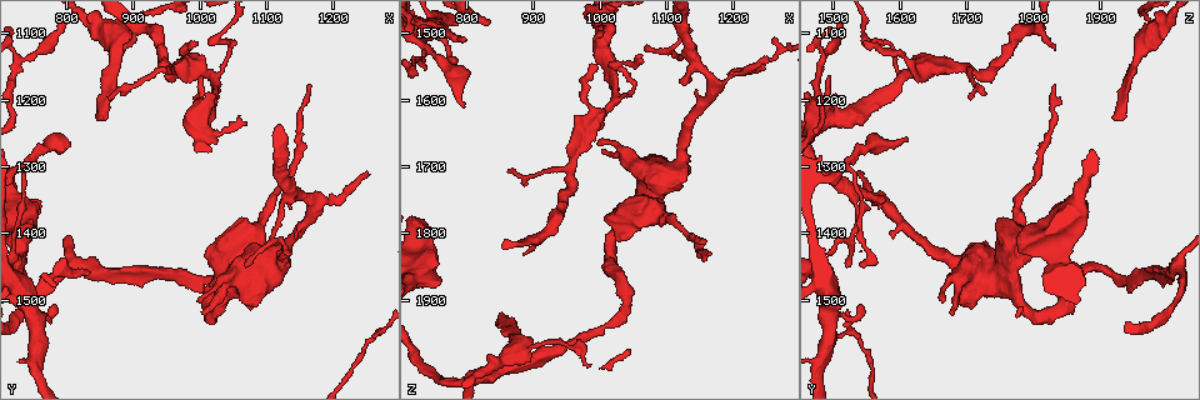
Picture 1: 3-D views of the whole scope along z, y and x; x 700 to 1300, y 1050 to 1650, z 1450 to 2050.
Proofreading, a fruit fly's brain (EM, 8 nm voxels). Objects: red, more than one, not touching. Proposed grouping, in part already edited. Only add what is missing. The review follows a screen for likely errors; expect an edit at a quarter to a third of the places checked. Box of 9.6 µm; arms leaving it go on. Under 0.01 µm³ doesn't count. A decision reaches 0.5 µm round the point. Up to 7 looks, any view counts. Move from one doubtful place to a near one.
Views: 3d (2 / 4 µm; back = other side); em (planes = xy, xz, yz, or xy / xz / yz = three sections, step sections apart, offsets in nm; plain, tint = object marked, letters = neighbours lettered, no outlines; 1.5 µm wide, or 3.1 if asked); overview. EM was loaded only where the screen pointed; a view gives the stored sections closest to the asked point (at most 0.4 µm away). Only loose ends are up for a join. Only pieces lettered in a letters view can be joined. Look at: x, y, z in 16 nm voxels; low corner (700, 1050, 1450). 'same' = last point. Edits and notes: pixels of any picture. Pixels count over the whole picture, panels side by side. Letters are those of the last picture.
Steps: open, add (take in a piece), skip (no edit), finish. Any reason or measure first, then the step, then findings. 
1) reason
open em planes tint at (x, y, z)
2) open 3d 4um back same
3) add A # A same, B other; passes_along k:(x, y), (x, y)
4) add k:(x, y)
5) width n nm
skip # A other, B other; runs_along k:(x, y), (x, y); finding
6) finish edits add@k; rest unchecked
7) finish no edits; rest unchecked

branch stops here
open em xy step 4 letters at (1135, 1430, 1495)

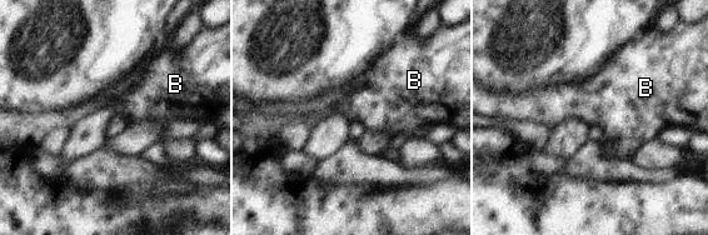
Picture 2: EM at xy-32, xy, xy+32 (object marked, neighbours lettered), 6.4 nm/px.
open em planes letters same

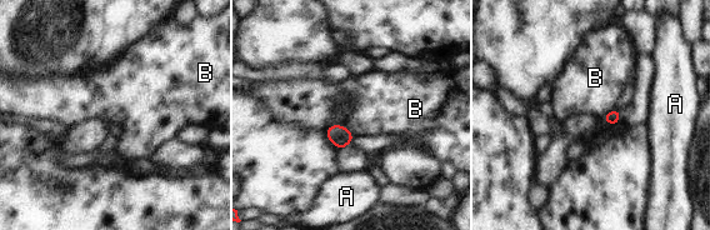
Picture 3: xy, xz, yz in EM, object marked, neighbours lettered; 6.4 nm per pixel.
skip # A other, B other; border 3:(340, 124), (355, 136); no lettered piece goes on from it

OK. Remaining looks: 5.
open em planes letters at (795, 1250, 1610)

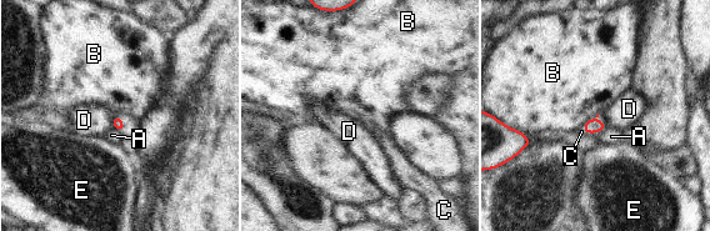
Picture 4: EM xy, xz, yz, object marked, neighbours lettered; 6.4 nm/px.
add 4:(601, 116) # A other, B other, C same, D other, E other; passes_along 4:(594, 125), (603, 120), (601, 116); it goes on there

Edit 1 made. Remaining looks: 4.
open overview

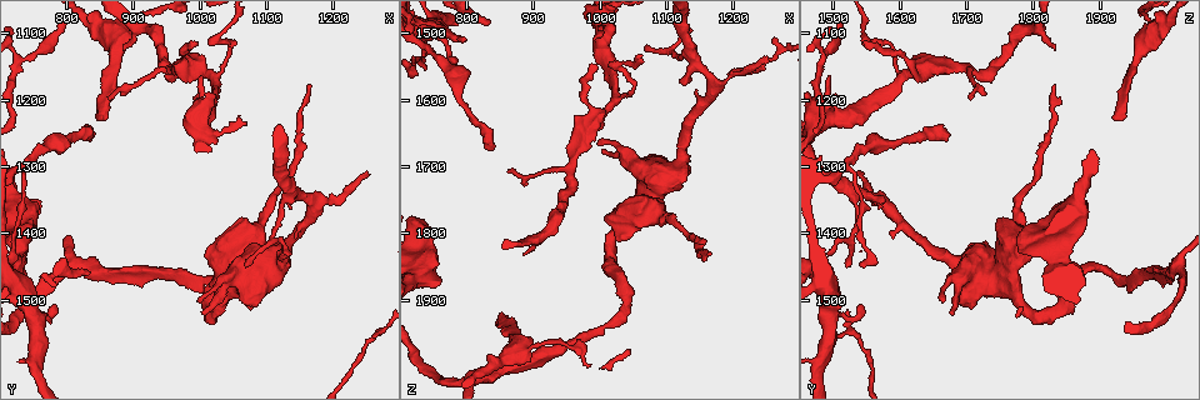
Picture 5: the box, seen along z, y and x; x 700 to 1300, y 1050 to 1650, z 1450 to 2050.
branch stops here
open em planes tint at (1245, 1305, 1535)

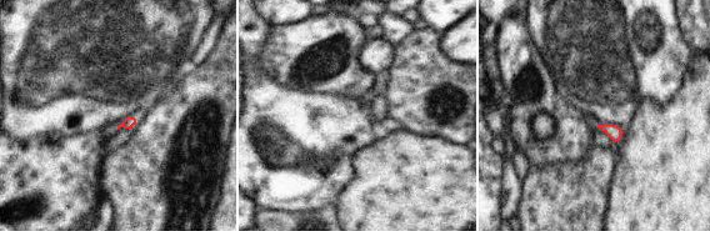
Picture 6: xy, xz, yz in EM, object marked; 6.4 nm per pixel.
open em planes letters same

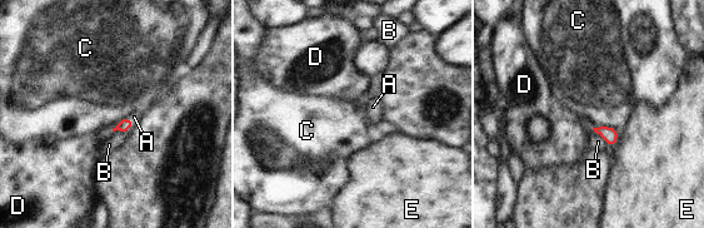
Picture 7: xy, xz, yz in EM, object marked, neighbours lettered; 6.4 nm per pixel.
width 70 nm
add 7:(134, 117) # A same, B other, C other, D other, E other; passes_along 7:(124, 124), (130, 123), (134, 117); it goes on there

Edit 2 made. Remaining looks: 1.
finish edits add@4, add@7; rest unchecked

